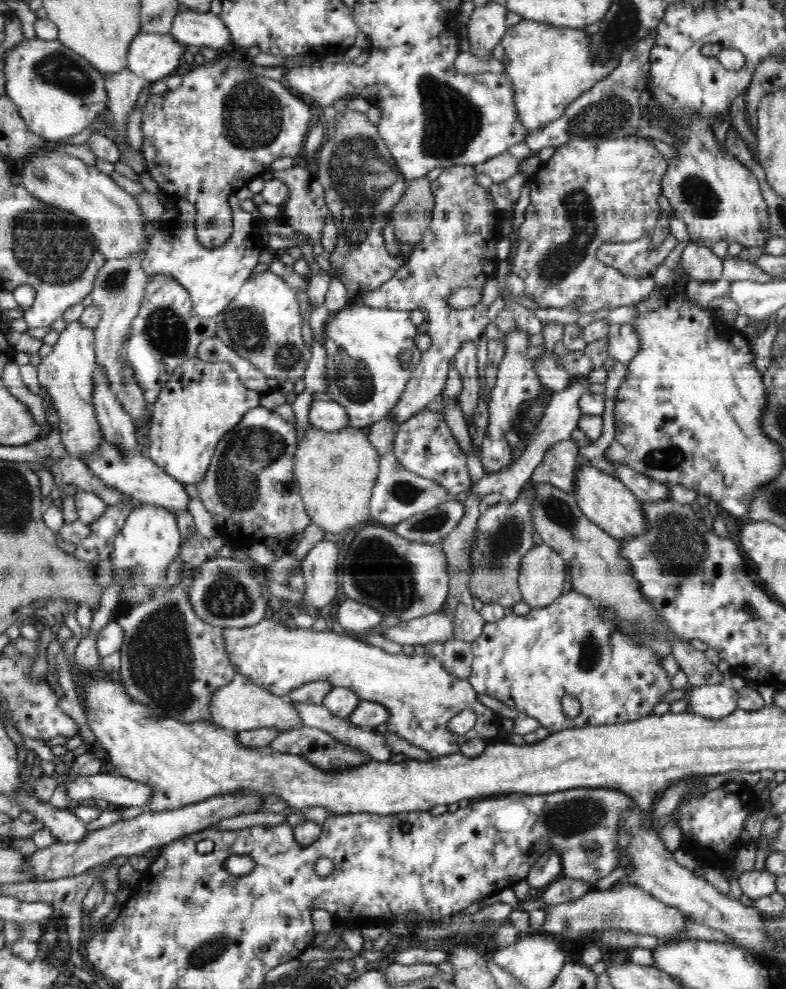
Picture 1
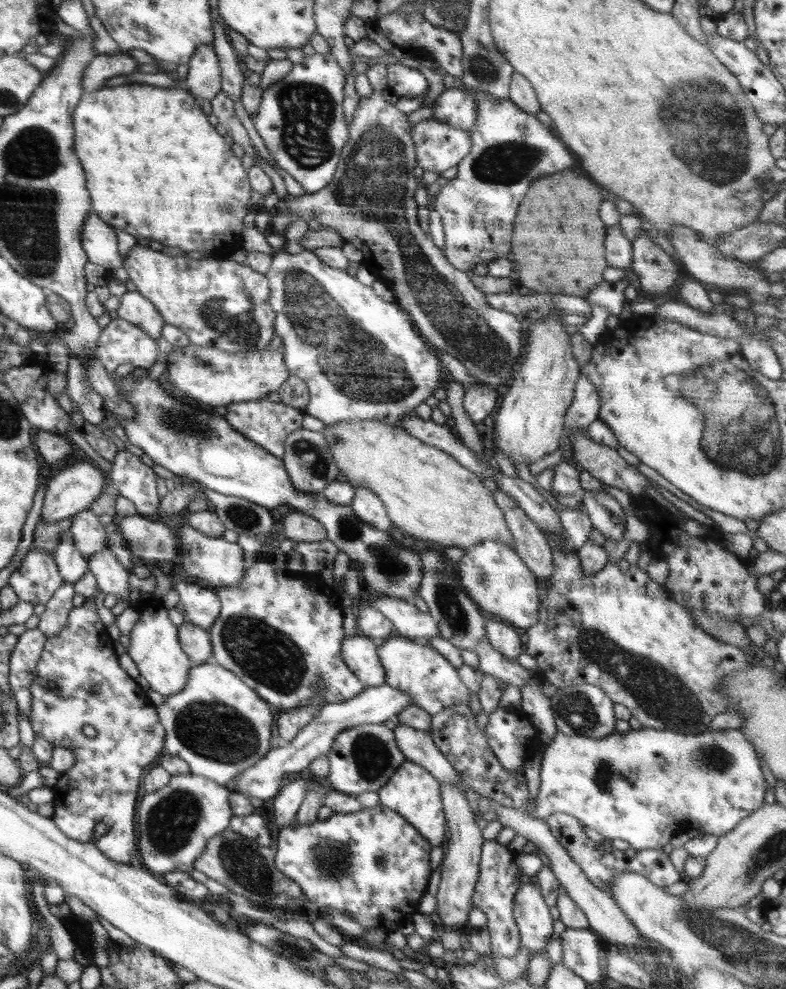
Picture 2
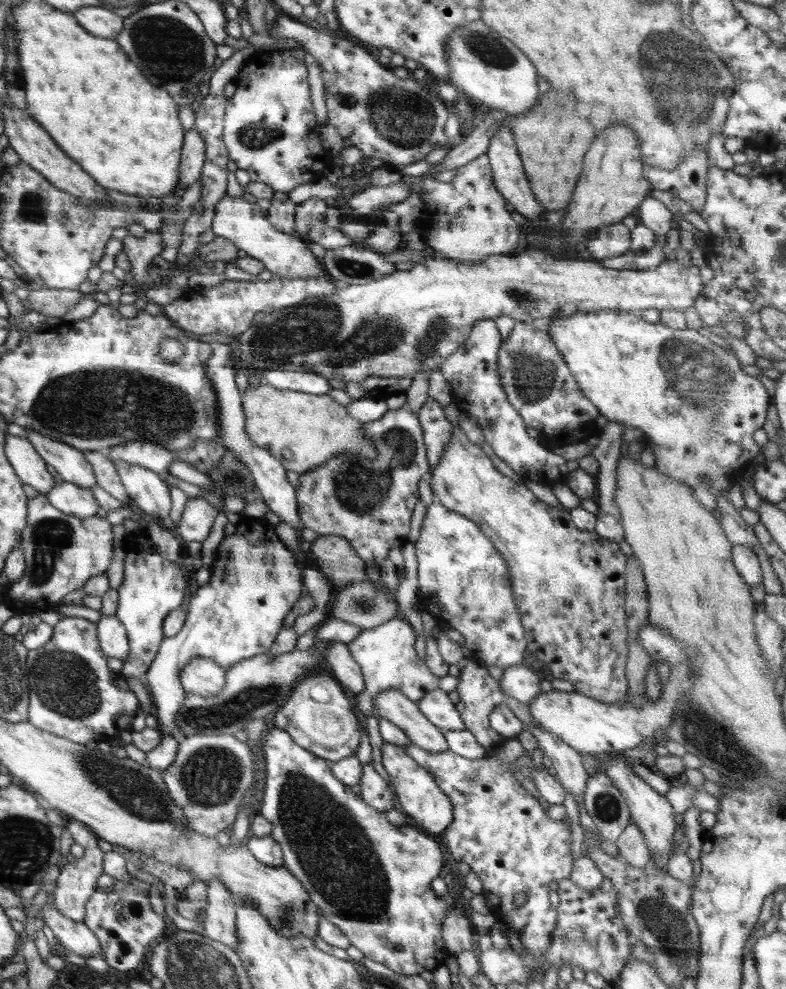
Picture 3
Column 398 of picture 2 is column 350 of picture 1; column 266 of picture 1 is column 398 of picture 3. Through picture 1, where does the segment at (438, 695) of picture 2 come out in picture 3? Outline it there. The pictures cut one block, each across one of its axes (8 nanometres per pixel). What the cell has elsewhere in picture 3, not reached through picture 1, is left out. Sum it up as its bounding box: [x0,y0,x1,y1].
[347,618,458,764]

